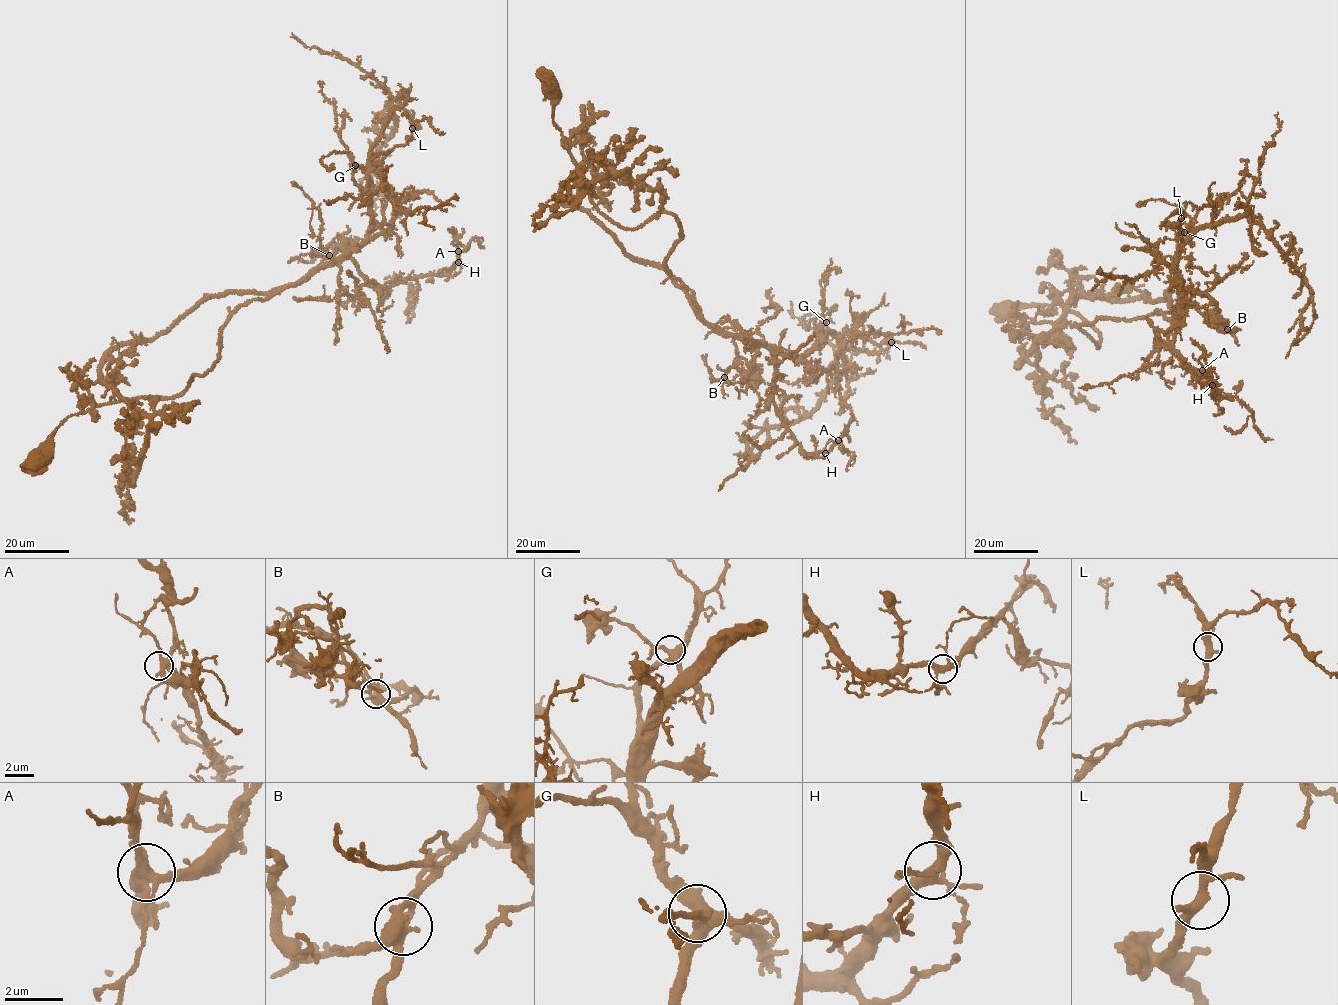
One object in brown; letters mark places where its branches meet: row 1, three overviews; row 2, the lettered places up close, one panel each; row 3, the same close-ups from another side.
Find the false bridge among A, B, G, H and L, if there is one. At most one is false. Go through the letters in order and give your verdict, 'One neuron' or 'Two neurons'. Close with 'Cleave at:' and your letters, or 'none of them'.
A: One neuron
B: Two neurons
G: One neuron
H: One neuron
L: One neuron
Cleave at: B

